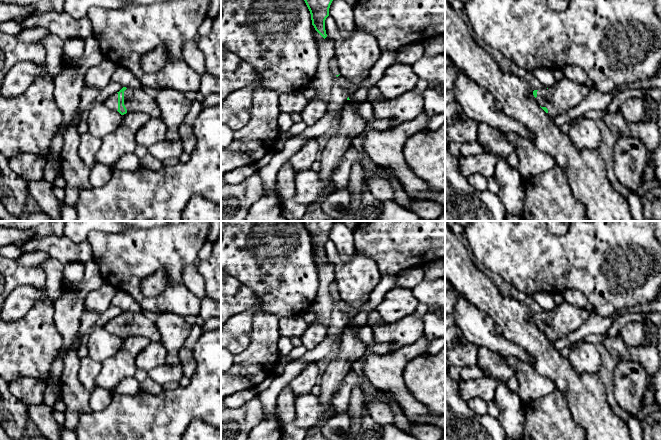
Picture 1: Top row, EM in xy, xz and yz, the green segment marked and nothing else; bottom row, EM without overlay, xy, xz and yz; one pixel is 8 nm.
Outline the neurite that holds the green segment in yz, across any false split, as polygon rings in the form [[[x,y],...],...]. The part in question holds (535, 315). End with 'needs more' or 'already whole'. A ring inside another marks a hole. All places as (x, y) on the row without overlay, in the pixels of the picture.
[[[563,302],[552,311],[534,314],[533,319],[548,339],[559,340],[578,330],[594,313],[591,305],[579,308]]] | needs more

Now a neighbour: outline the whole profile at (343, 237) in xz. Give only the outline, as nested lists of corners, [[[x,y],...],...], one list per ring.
[[[333,222],[329,232],[329,240],[333,241],[338,254],[344,261],[356,252],[354,245],[354,231],[343,222]]]

